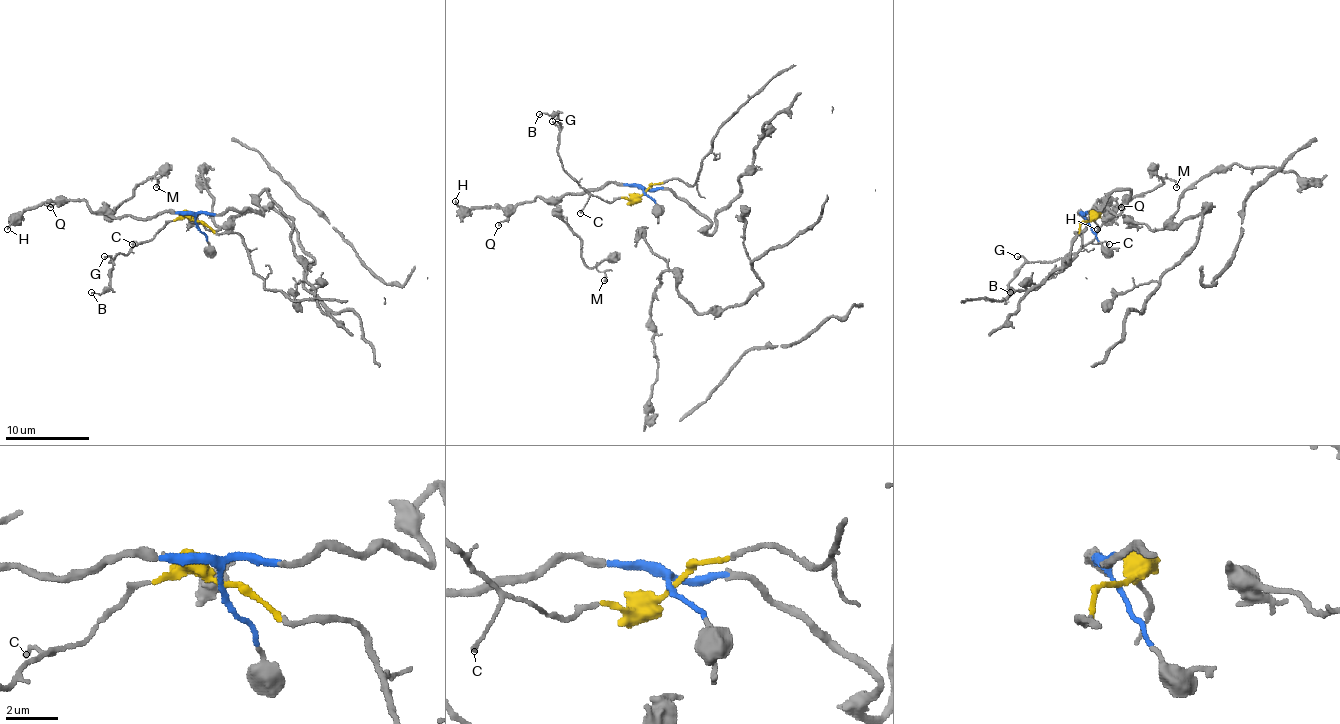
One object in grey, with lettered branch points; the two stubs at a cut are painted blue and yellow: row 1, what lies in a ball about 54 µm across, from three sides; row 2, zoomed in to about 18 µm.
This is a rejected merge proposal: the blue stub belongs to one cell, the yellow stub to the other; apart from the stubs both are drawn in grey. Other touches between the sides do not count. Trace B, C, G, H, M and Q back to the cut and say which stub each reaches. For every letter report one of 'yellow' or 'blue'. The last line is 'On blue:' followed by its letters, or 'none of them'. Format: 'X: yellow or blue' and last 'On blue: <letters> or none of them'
B: yellow
C: yellow
G: yellow
H: blue
M: blue
Q: blue
On blue: H, M, Q

